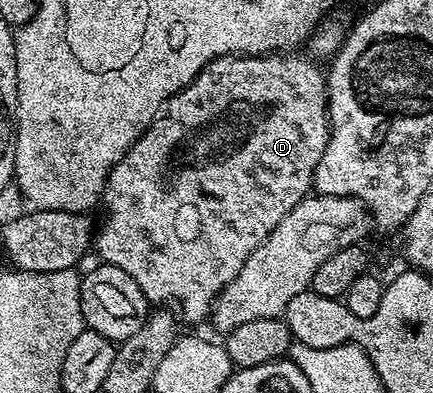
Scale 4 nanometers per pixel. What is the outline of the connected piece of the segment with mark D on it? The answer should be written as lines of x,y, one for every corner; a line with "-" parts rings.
275,51
265,55
233,53
212,59
212,63
203,67
200,75
196,75
188,87
184,87
166,102
164,112
155,117
153,123
142,132
140,139
136,139
130,150
111,167
100,200
102,205
106,204
106,218
102,225
100,221
96,233
96,252
105,264
120,267
120,271
132,275
132,279
136,279
136,287
144,291
151,306
179,305
183,322
202,321
205,317
207,320
211,316
214,300
222,294
224,287
228,287
228,283
232,283
232,279
236,279
236,275
240,275
240,267
244,267
248,255
252,255
252,251
256,251
256,247
260,247
260,243
264,243
268,235
276,231
280,219
284,219
284,215
288,215
288,211
292,211
292,207
296,207
296,203
300,203
311,192
316,163
320,163
330,138
327,74
313,56
298,52
302,51

